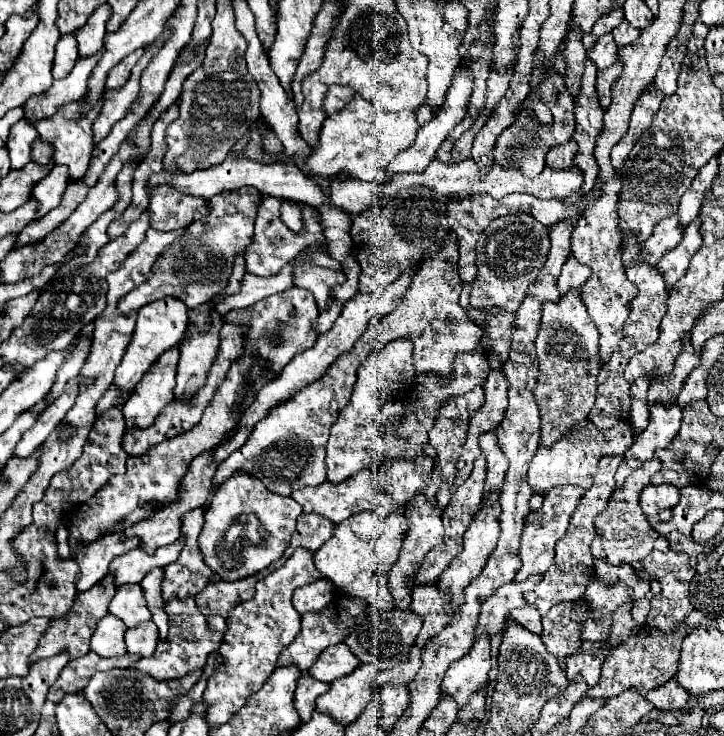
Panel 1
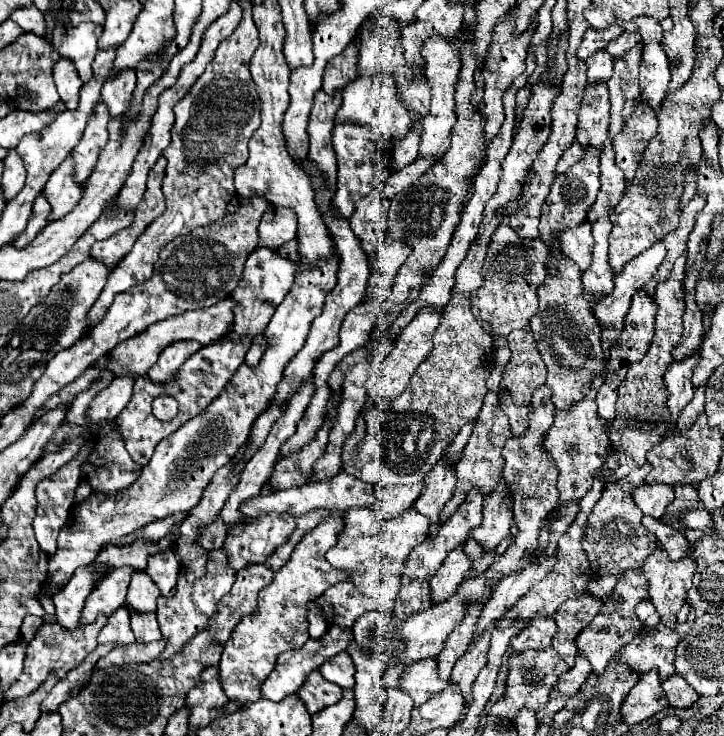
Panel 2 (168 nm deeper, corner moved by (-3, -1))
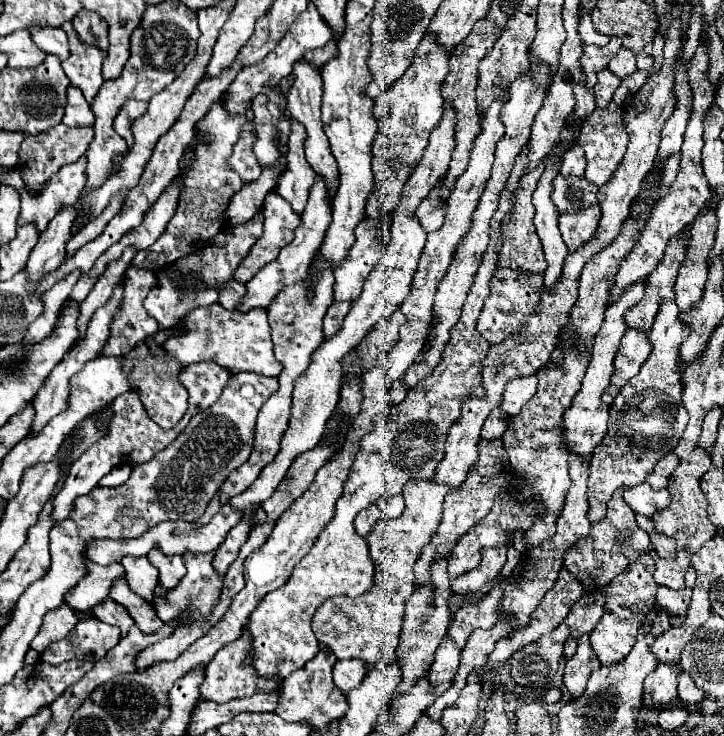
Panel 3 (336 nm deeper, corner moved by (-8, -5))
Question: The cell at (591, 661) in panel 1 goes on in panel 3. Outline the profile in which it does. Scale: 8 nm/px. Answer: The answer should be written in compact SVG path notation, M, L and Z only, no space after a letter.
M642 554L622 574L612 578L612 582L604 588L606 610L604 610L598 626L590 634L590 644L592 644L598 660L604 666L620 662L632 650L638 628L642 626L646 614L650 612L650 606L656 602L658 586L654 584L652 574L654 574L654 560L650 554Z

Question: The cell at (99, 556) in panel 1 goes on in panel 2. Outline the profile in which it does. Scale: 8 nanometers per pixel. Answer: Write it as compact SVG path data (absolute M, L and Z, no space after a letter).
M95 564L89 566L81 566L75 570L73 578L53 596L55 600L55 608L57 608L57 622L65 628L75 628L79 624L81 618L81 610L85 606L87 596L91 594L93 586L97 586L99 576Z

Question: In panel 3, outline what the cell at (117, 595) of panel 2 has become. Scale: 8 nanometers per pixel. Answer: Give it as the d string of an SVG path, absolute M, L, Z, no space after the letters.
M90 614L88 620L82 620L74 626L68 638L52 642L52 646L48 646L40 658L50 666L58 666L66 660L100 660L118 644L118 640L120 634L116 626L104 624Z

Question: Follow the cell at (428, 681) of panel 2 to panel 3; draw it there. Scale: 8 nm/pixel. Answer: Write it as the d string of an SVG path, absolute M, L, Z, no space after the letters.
M444 636L442 644L436 650L434 662L428 670L428 680L430 680L436 696L440 696L442 692L446 692L452 686L454 670L458 668L458 658L460 658L458 646L454 646L454 642L450 642L448 636Z

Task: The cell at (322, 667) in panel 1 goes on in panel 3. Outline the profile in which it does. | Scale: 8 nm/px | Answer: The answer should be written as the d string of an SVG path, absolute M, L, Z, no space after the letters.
M338 660L334 664L334 684L348 694L352 688L360 686L362 678L366 676L366 662L362 660Z

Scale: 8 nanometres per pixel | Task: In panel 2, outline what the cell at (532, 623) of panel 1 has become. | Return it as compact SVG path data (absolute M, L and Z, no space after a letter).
M539 614L533 616L533 620L527 622L525 630L521 630L519 634L515 634L515 638L511 640L511 646L515 648L515 652L523 652L527 648L547 648L551 646L551 638L555 636L555 622L553 618L543 618Z

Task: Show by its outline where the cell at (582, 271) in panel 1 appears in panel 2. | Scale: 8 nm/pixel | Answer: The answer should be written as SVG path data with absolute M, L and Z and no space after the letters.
M581 224L579 230L565 230L565 234L561 234L561 250L581 268L581 272L587 272L591 268L593 250L593 236L589 224Z

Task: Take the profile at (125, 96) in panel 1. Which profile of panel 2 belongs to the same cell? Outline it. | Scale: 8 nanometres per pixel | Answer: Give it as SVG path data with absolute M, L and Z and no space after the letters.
M99 102L97 112L93 112L93 118L89 118L89 126L85 128L81 142L73 148L79 182L85 182L89 178L89 174L97 164L99 152L105 148L105 142L109 140L109 132L107 132L109 122L111 122L111 116L109 116L107 104Z

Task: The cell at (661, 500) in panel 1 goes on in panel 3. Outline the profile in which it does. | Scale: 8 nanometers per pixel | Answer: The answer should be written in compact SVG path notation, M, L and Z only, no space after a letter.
M642 482L624 490L624 502L634 510L634 514L652 516L654 510L662 510L662 506L670 504L670 494L668 490L650 490L650 486Z

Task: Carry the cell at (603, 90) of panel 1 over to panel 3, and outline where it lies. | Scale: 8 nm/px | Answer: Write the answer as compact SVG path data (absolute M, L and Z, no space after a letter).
M609 104L609 106L604 109L595 108L580 128L580 136L576 140L576 144L582 146L582 150L586 154L586 162L588 162L584 178L598 188L610 182L610 178L612 178L614 170L618 168L618 164L622 162L622 158L626 154L626 146L628 146L628 134L626 134L625 126L622 126L624 124L622 112L618 108L613 108L613 104Z

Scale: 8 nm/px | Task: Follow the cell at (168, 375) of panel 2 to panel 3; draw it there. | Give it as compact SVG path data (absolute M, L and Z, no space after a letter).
M220 304L208 308L194 308L174 326L178 334L170 336L166 344L162 344L172 358L178 358L184 366L192 362L216 362L226 368L230 374L238 372L256 372L264 376L280 376L282 364L272 354L272 338L270 324L264 308L254 308L246 314L236 314Z

